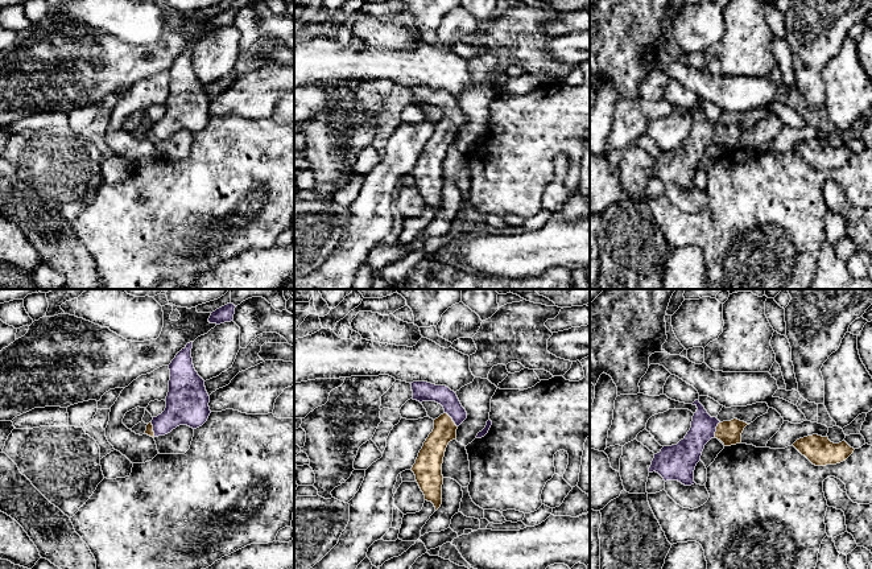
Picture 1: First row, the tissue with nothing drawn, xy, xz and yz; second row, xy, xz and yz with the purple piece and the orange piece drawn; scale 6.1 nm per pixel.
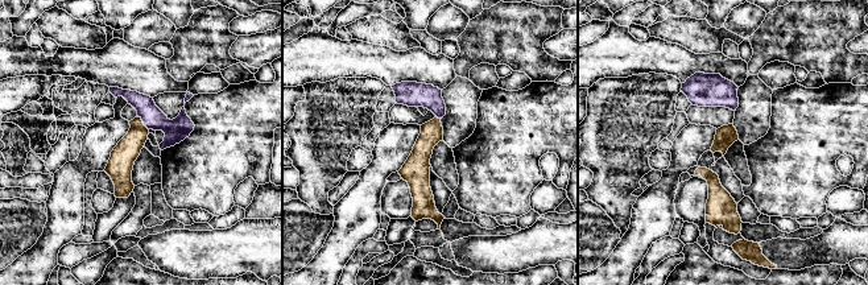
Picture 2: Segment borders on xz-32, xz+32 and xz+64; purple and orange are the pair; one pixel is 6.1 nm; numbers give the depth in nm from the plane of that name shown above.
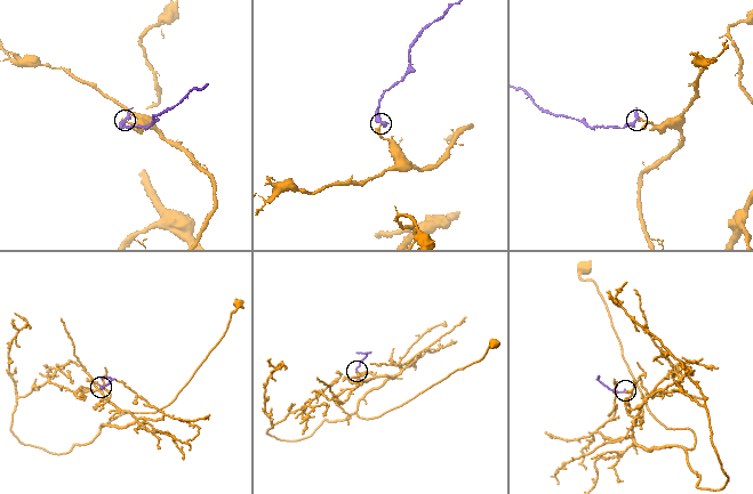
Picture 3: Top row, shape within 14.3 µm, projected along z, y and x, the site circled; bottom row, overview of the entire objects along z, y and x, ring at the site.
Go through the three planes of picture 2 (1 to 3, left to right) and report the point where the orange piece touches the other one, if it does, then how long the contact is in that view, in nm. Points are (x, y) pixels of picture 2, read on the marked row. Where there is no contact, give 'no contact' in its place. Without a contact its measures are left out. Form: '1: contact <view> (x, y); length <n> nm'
1: contact xz-32 (143, 122); length 120 nm
2: contact xz+32 (438, 118); length 40 nm
3: no contact

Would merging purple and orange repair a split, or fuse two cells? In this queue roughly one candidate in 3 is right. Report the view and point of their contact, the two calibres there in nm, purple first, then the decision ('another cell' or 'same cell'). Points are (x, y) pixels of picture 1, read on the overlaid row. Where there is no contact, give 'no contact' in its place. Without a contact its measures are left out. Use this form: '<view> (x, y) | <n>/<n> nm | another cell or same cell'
xz (453, 420) | 120/150 nm | same cell

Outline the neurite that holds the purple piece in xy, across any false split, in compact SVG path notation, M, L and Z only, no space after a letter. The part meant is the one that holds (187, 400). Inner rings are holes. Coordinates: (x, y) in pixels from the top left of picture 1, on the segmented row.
M193 342L187 343L169 364L170 380L165 411L146 425L145 434L165 436L179 425L193 429L202 426L211 411L204 380L194 368Z

